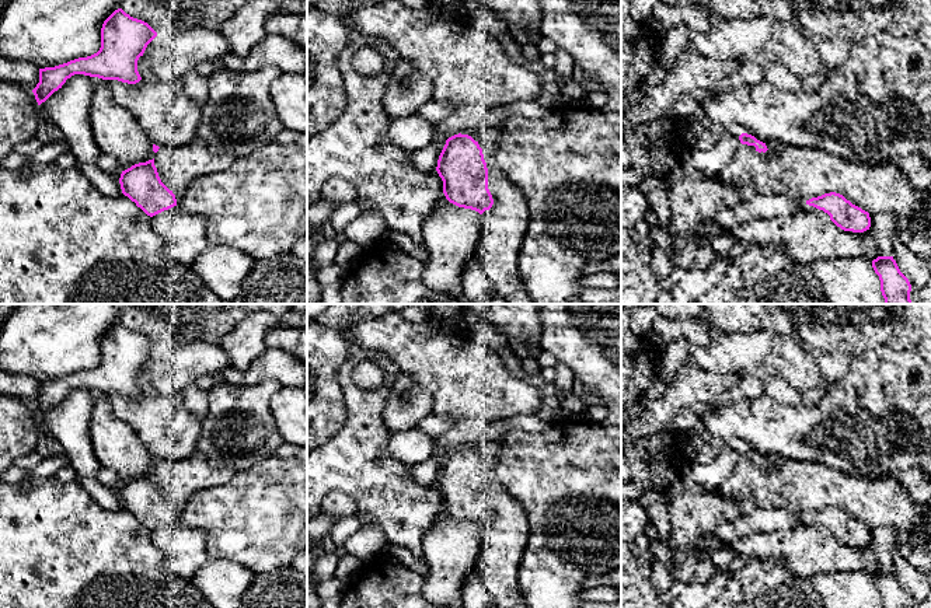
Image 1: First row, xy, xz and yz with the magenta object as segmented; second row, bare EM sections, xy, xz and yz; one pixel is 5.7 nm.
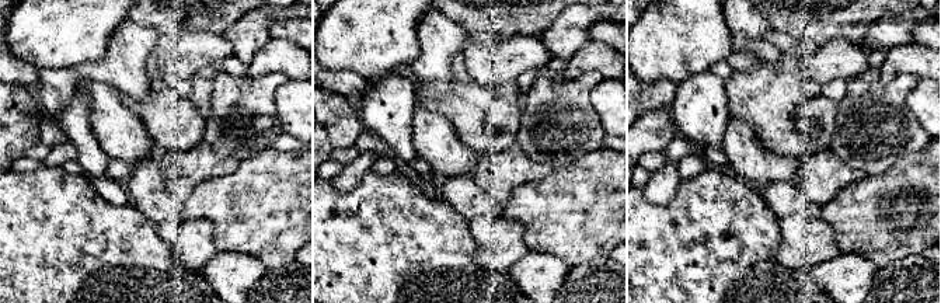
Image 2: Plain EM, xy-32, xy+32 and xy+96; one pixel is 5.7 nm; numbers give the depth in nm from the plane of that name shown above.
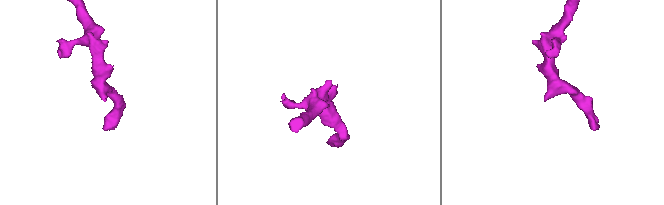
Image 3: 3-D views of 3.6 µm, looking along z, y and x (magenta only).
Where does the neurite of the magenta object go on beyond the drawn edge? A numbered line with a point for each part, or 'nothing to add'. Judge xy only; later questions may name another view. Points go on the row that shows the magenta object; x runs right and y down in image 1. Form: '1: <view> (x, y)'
1: xy (177, 209)

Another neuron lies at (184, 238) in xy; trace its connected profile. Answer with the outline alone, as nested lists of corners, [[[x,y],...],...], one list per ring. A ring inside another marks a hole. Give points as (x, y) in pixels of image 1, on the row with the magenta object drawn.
[[[161,212],[151,217],[151,227],[163,242],[164,258],[185,266],[191,266],[210,247],[206,224],[206,219],[199,214]]]

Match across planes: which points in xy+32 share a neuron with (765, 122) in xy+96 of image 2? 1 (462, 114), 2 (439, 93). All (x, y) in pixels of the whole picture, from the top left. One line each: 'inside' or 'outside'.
1: inside
2: inside

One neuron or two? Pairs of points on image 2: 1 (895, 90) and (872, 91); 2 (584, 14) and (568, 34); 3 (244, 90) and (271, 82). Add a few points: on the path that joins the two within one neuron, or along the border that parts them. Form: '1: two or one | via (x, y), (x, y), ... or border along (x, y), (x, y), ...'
1: one | via (889, 91), (878, 91)
2: one | via (578, 20), (578, 25), (574, 28)
3: one | via (251, 90), (264, 87)

